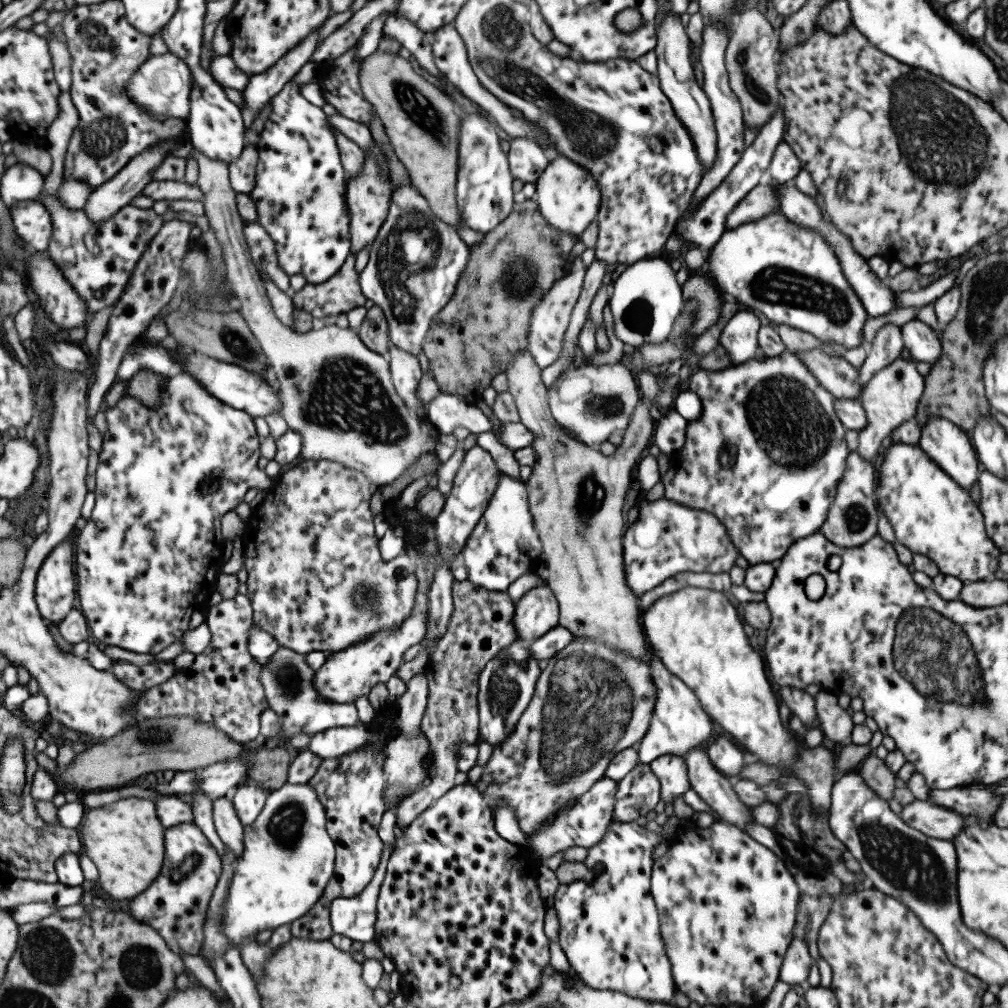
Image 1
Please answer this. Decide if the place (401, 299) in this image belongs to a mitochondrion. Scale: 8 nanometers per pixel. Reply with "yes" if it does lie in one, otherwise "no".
yes

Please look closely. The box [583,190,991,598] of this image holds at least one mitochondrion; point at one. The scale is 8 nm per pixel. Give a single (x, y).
(790, 423)

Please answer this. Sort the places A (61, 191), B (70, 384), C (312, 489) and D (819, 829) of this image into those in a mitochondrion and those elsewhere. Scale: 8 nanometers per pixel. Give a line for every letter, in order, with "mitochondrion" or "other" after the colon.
A: other
B: mitochondrion
C: other
D: other

